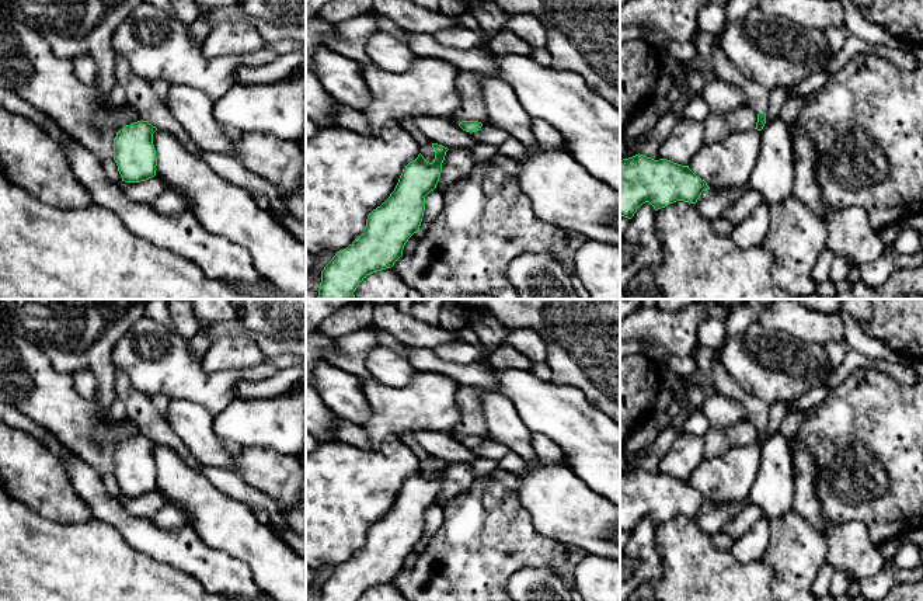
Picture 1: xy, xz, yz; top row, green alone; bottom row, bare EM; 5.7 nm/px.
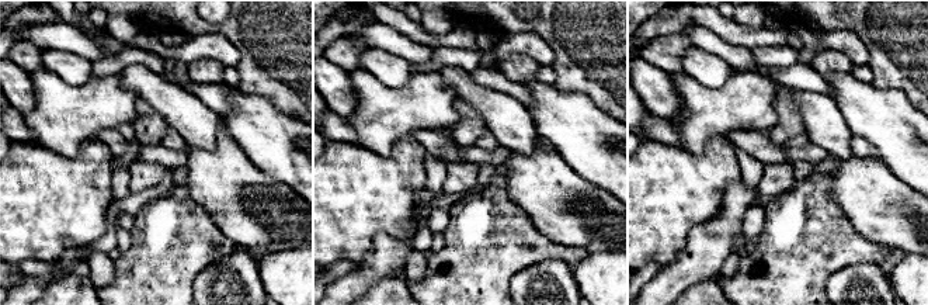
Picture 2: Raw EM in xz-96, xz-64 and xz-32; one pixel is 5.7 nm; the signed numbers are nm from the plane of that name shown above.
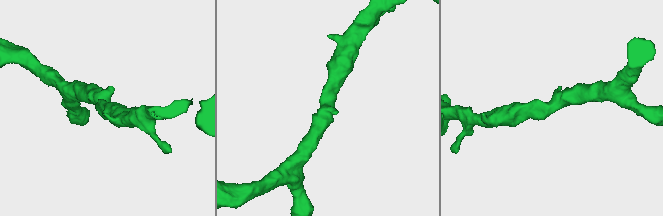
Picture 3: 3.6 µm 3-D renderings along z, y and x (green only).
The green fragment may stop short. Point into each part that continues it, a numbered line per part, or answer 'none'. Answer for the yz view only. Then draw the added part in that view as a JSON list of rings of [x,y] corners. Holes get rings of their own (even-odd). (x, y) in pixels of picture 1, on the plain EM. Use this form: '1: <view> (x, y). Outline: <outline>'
1: yz (758, 410). Outline: [[[720,351],[713,354],[713,386],[722,395],[742,403],[756,428],[767,425],[769,406],[762,400],[746,395],[727,374],[725,368],[720,364]]]

